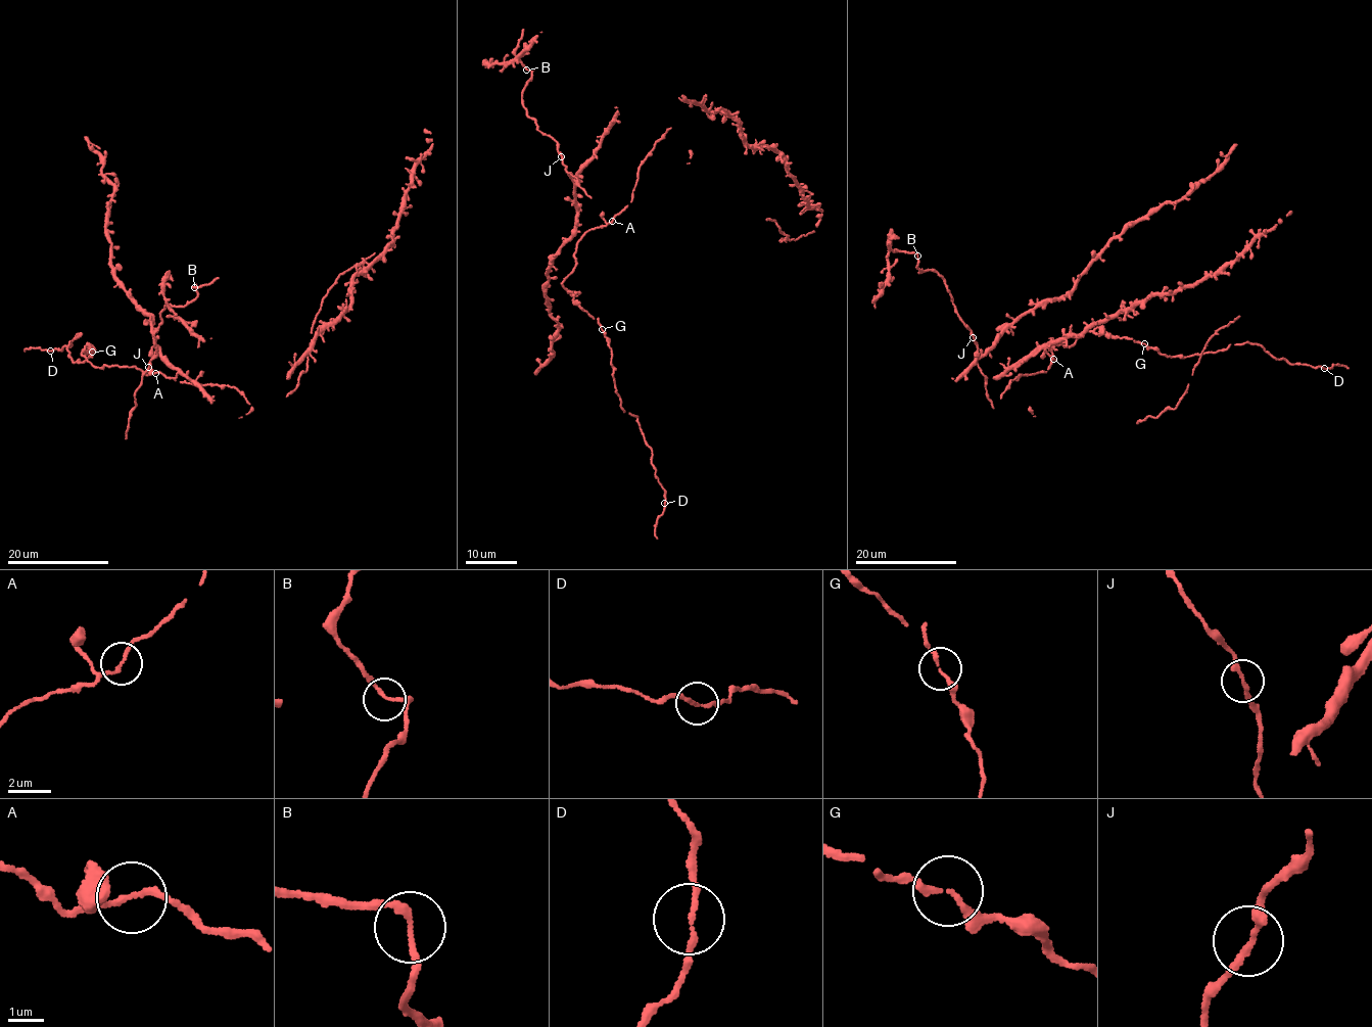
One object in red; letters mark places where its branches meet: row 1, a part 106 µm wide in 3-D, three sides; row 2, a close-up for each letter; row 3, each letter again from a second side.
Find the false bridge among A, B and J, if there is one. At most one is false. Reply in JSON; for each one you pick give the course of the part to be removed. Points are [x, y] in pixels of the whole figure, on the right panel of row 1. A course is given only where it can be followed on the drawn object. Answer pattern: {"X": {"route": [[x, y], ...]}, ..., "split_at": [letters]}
{"split_at": []}

